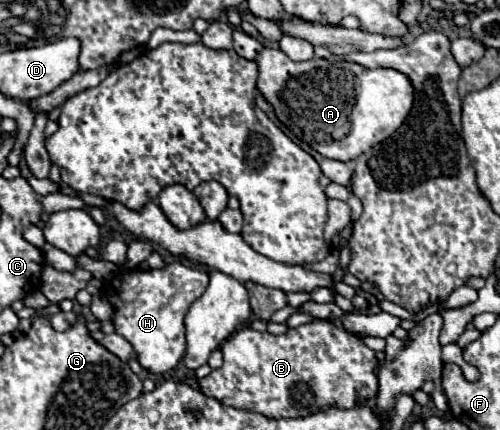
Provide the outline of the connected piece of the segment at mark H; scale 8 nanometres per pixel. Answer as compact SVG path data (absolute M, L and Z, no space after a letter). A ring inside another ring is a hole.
M169 262L155 270L129 270L113 278L105 286L105 294L115 308L113 322L117 332L135 346L139 364L153 372L173 370L185 354L185 324L183 318L189 306L205 292L209 284L207 272L183 266L181 262Z

